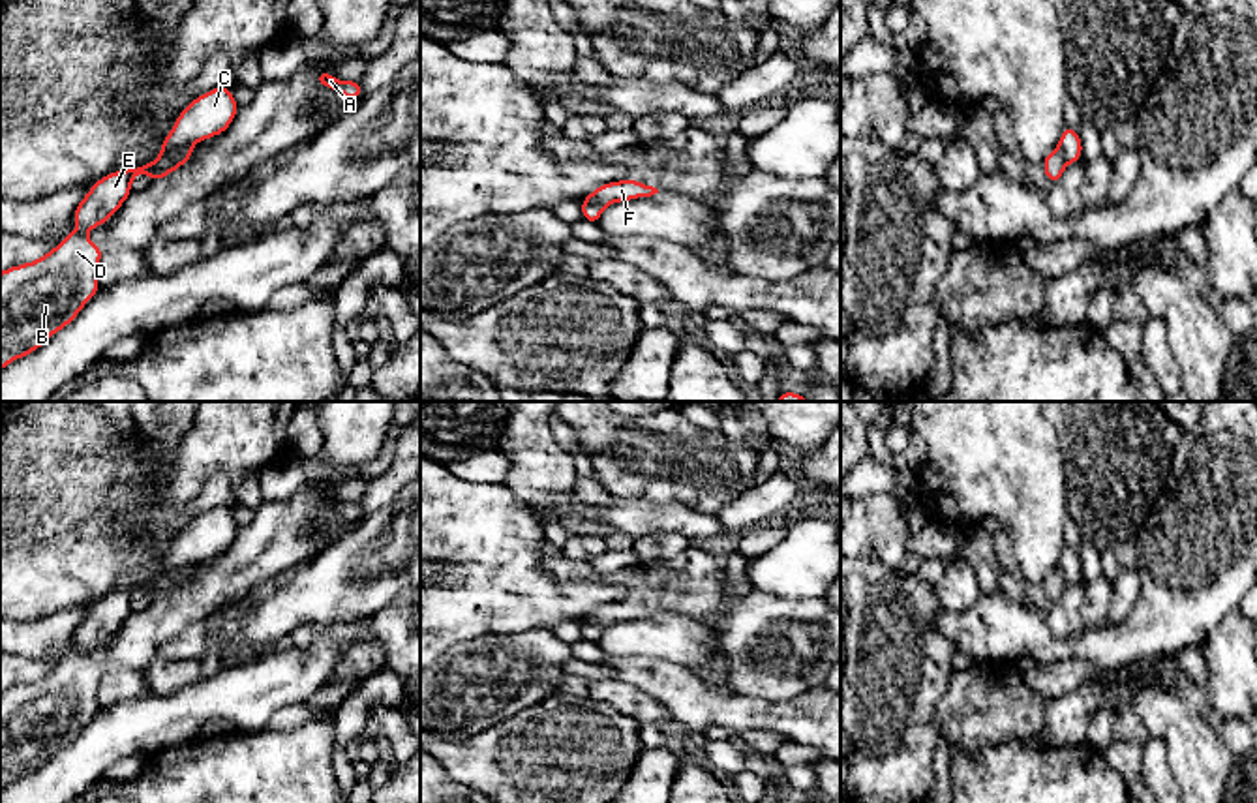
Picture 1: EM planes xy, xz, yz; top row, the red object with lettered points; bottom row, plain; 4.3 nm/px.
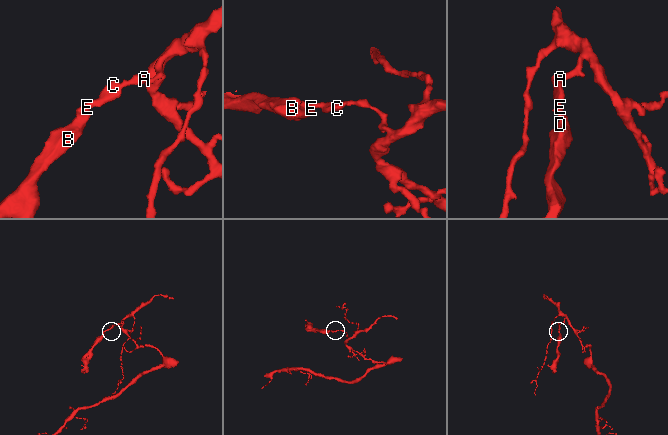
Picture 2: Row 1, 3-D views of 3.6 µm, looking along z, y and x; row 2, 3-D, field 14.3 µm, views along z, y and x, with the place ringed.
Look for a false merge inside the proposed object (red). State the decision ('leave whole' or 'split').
split

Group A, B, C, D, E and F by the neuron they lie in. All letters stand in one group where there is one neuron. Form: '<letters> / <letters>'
A C / B D E F

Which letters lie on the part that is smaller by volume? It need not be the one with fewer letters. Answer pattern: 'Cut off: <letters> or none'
Cut off: B, D, E, F

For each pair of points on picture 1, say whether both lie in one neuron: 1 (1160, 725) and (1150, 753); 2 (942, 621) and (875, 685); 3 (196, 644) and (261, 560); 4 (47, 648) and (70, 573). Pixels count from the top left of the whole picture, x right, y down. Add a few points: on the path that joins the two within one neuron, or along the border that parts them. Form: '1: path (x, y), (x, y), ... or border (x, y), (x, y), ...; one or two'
1: border (1150, 734), (1164, 743), (1167, 764), (1175, 775); two
2: border (942, 608), (935, 618), (935, 627), (957, 650); two
3: border (209, 621), (192, 621), (167, 640); two
4: border (62, 608), (40, 618), (19, 620); two

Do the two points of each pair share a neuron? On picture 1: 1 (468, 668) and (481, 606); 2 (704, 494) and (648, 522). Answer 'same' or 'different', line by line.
1: different
2: different

